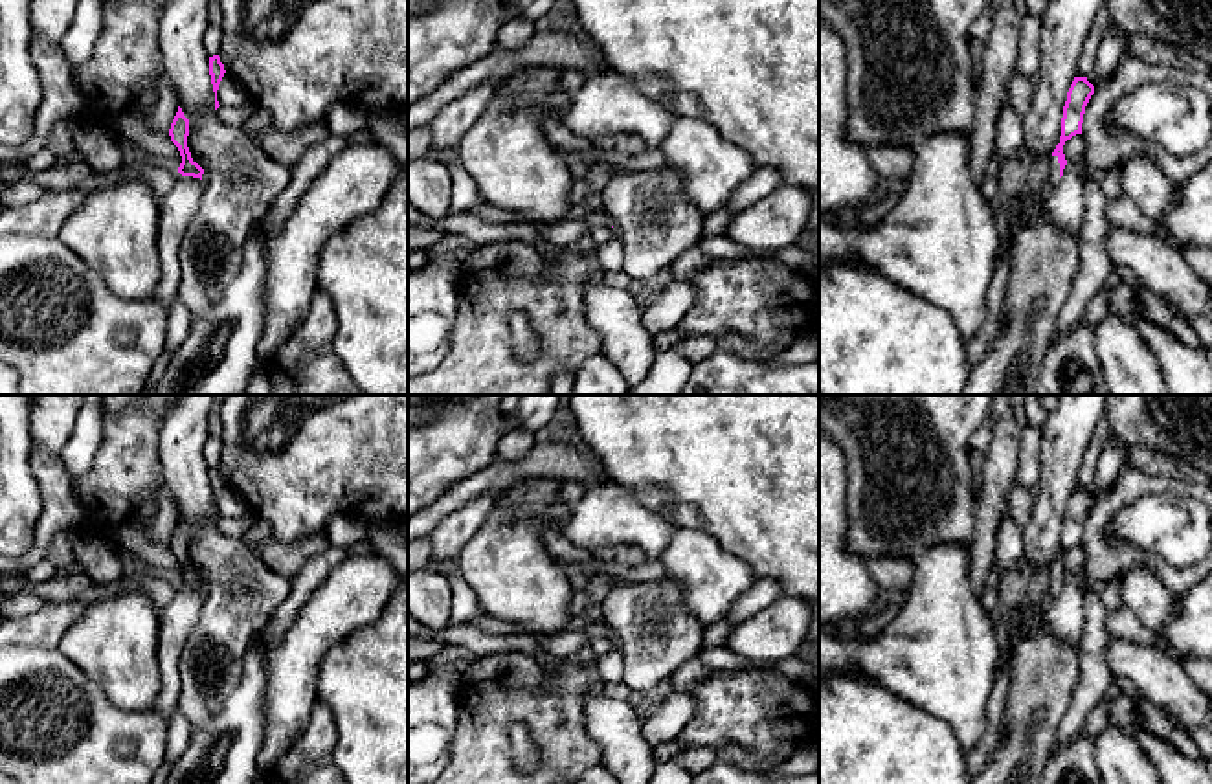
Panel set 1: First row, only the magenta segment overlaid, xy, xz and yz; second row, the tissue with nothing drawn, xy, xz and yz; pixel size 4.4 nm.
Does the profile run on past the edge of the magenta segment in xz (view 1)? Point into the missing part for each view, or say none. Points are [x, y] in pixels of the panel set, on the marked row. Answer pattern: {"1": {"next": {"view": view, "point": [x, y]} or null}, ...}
{"1": {"next": null}}

